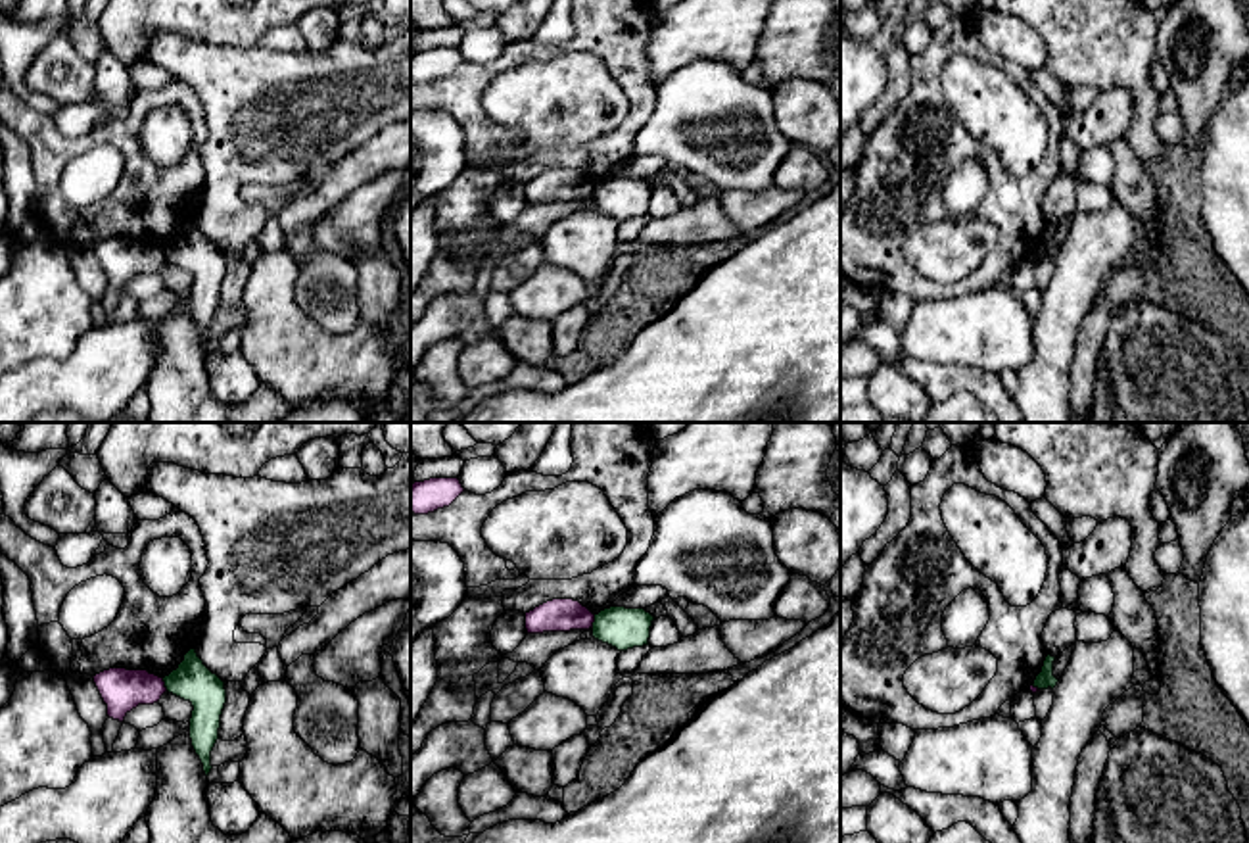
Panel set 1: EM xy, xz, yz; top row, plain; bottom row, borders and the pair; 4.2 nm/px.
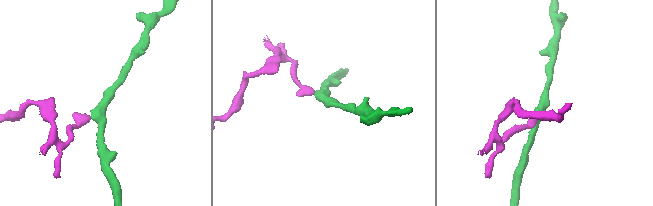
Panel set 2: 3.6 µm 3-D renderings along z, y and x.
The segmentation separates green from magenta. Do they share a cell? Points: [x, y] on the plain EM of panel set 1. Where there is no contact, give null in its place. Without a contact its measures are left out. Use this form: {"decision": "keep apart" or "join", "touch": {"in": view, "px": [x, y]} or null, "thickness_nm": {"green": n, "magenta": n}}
{"decision": "keep apart", "touch": {"in": "xy", "px": [165, 254]}, "thickness_nm": {"green": 170, "magenta": 180}}

